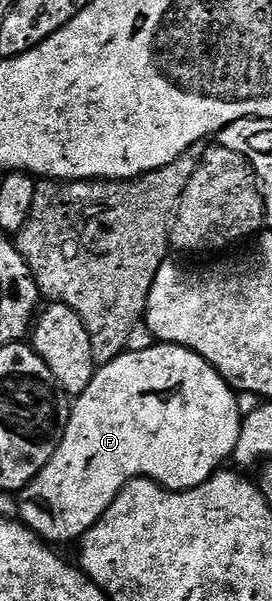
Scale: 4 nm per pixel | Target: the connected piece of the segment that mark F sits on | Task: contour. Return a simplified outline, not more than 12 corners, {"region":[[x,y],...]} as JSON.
{"region":[[177,344],[125,350],[75,397],[18,519],[76,542],[132,480],[233,459],[234,389]]}

